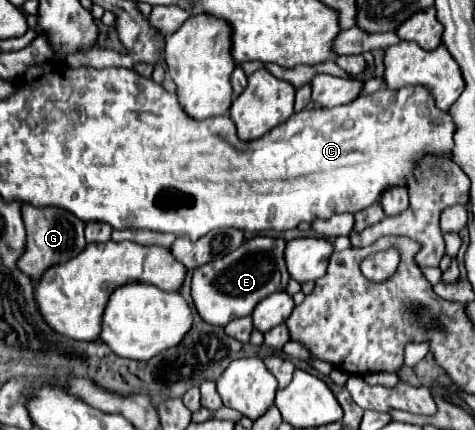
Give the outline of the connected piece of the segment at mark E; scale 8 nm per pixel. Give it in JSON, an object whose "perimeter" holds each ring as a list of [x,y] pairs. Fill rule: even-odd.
{"perimeter":[[[255,236],[243,242],[235,252],[213,260],[193,272],[191,296],[199,316],[213,326],[225,326],[233,318],[243,318],[253,312],[253,308],[273,292],[285,290],[289,274],[283,260],[285,240],[271,236]]]}

